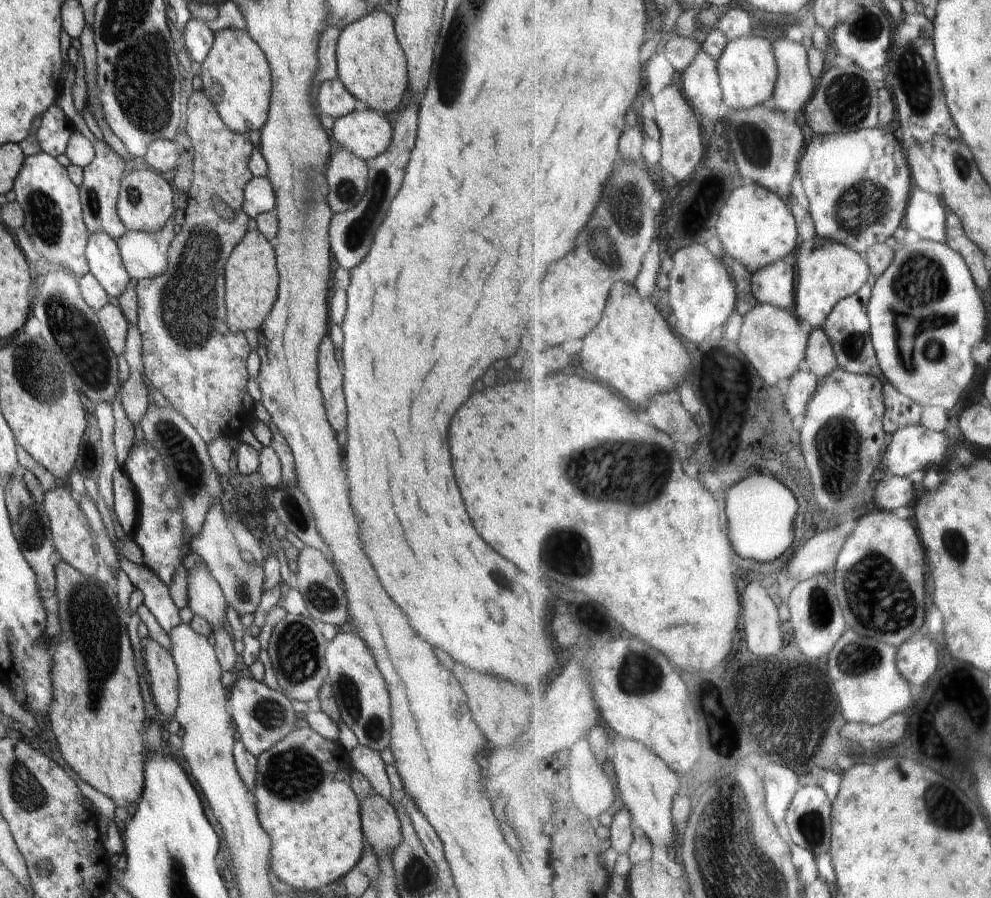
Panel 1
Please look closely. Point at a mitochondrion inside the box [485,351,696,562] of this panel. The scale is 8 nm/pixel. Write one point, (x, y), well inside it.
(654, 464)

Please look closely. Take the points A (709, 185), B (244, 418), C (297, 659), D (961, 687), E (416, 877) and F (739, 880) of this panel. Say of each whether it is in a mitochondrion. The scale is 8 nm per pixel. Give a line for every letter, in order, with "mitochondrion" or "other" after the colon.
A: other
B: other
C: mitochondrion
D: other
E: mitochondrion
F: mitochondrion

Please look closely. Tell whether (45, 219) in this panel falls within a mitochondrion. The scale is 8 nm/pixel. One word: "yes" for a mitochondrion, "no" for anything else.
yes

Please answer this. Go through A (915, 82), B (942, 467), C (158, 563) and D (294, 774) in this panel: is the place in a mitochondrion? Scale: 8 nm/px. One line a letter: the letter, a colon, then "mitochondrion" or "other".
A: mitochondrion
B: other
C: other
D: mitochondrion

